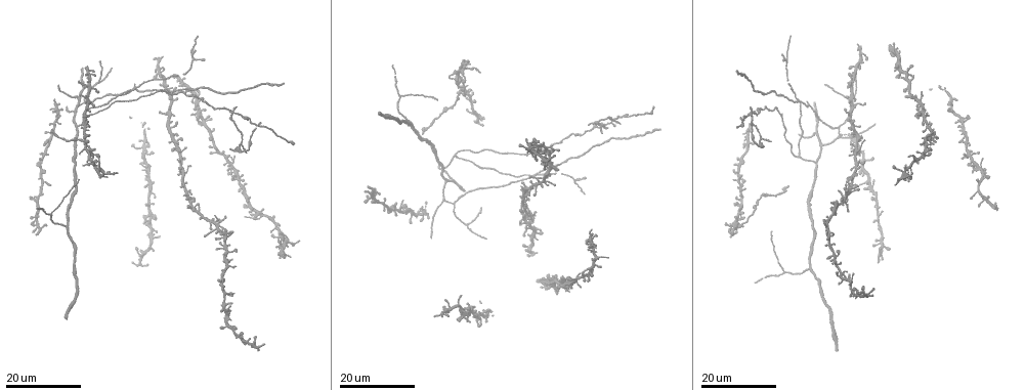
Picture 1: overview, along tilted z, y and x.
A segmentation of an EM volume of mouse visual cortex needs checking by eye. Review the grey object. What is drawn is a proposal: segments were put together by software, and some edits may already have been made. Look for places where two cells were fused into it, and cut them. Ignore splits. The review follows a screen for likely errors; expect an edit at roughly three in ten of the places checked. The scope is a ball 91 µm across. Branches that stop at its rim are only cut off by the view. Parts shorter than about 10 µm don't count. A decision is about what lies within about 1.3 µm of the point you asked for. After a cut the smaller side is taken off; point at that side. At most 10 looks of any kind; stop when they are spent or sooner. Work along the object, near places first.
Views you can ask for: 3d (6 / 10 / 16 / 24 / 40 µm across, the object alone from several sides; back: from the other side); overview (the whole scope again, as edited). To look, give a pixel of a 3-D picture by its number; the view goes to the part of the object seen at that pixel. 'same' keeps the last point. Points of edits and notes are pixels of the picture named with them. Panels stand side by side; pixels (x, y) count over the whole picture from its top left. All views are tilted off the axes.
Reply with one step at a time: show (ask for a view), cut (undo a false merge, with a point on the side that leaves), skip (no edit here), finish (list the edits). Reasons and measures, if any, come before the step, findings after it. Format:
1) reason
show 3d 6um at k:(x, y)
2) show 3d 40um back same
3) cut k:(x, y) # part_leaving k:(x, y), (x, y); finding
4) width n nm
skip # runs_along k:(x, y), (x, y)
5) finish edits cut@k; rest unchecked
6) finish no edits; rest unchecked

branch point
show 3d 24um at 1:(814, 161)

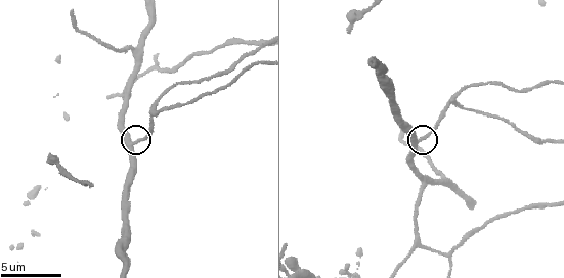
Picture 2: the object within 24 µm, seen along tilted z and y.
show 3d 10um at 2:(420, 138)

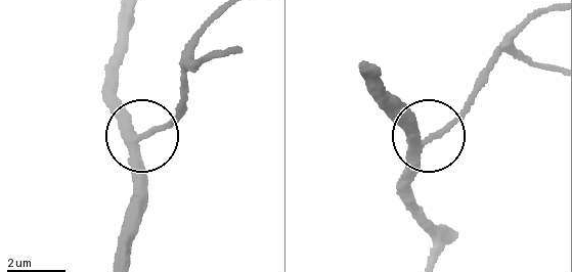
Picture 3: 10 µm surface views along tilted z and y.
skip # runs_along 3:(430, 261), (411, 169), (431, 134), (487, 83); all the same cell

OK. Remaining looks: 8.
small branch off a trunk
show 3d 16um at 1:(783, 270)

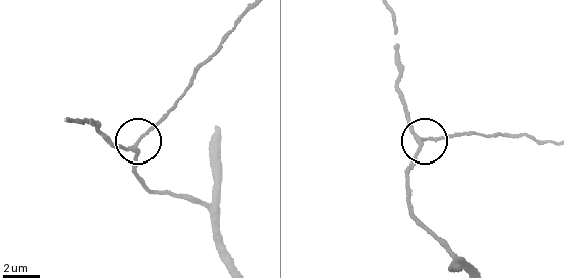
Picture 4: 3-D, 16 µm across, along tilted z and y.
zoom in
show 3d 6um at 4:(424, 138)

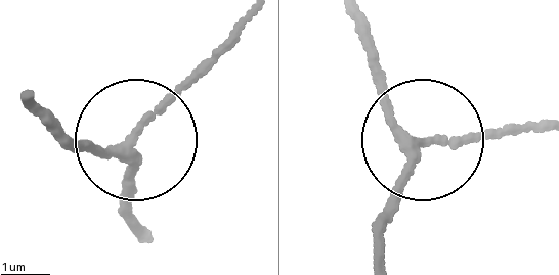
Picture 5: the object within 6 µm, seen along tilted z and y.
width 170 nm
skip # runs_along 5:(141, 228), (126, 207), (134, 146), (231, 36); continuous, no second cell

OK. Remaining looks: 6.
a fork
show 3d 16um at 1:(807, 267)

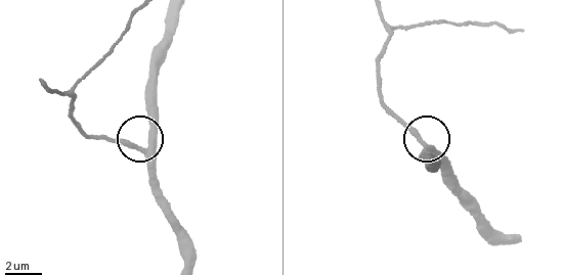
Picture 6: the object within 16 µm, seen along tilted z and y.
zoom in
show 3d 6um at 6:(143, 152)

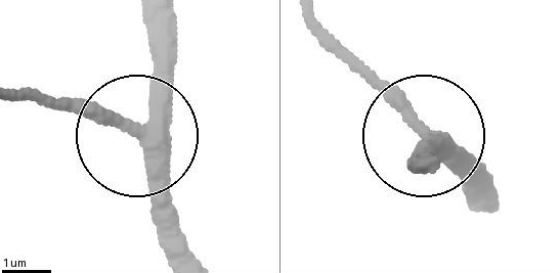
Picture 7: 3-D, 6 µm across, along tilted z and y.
skip # runs_along 7:(159, 10), (143, 147), (152, 193), (179, 233); all the same cell

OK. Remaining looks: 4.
sharp bend
show 3d 24um at 1:(96, 170)

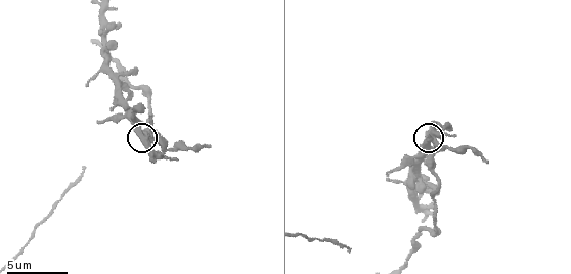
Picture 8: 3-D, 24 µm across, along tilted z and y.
show 3d 10um at 8:(431, 141)

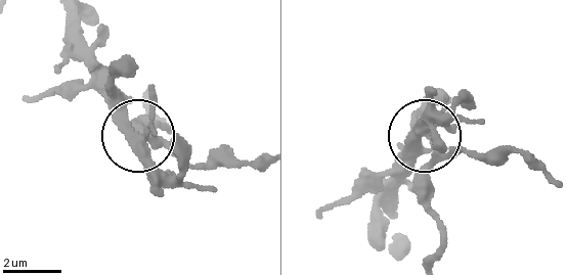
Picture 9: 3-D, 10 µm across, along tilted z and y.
width 310 nm
cut 9:(415, 180) # two cells meet here

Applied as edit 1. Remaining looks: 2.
finish edits cut@9; rest unchecked

